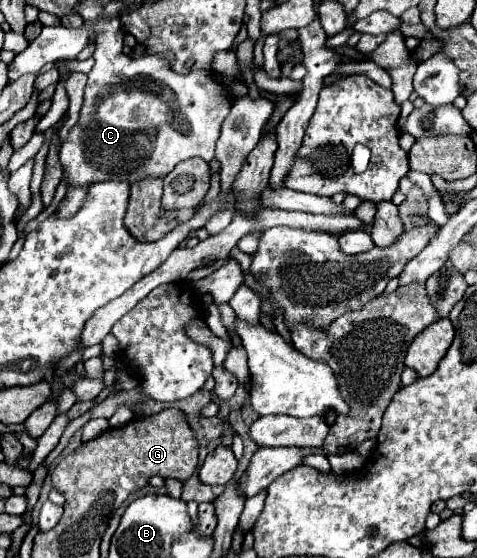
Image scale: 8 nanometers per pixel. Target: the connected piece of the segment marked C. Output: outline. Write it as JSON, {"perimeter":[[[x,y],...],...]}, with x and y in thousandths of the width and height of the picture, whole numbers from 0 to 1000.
{"perimeter":[[[249,38],[208,43],[208,61],[199,72],[203,90],[195,97],[199,118],[187,129],[166,215],[145,233],[145,244],[124,269],[124,290],[140,315],[140,333],[187,333],[241,319],[279,333],[304,319],[342,319],[375,290],[405,280],[417,280],[440,292],[449,283],[468,211],[476,211],[484,201],[488,179],[468,176],[468,161],[459,161],[459,140],[442,125],[409,125],[405,111],[392,111],[396,129],[375,133],[363,129],[358,111],[333,97],[283,104],[262,97],[256,90],[260,59]]]}

